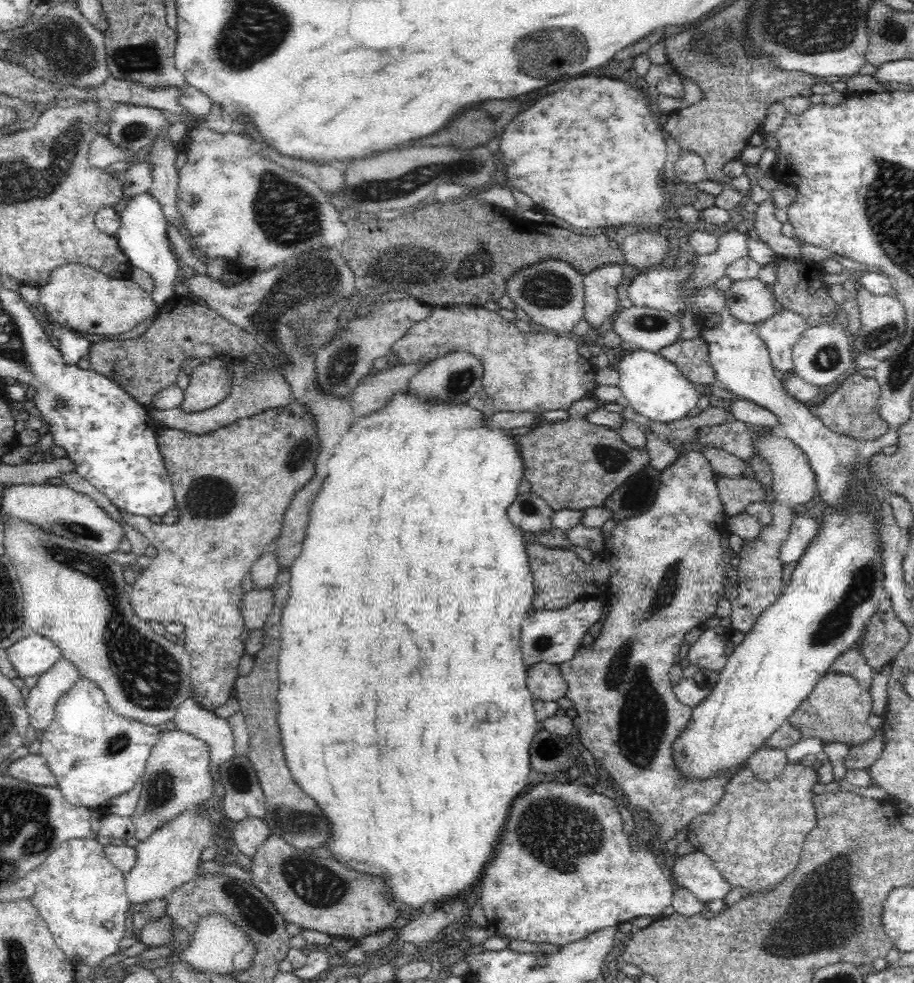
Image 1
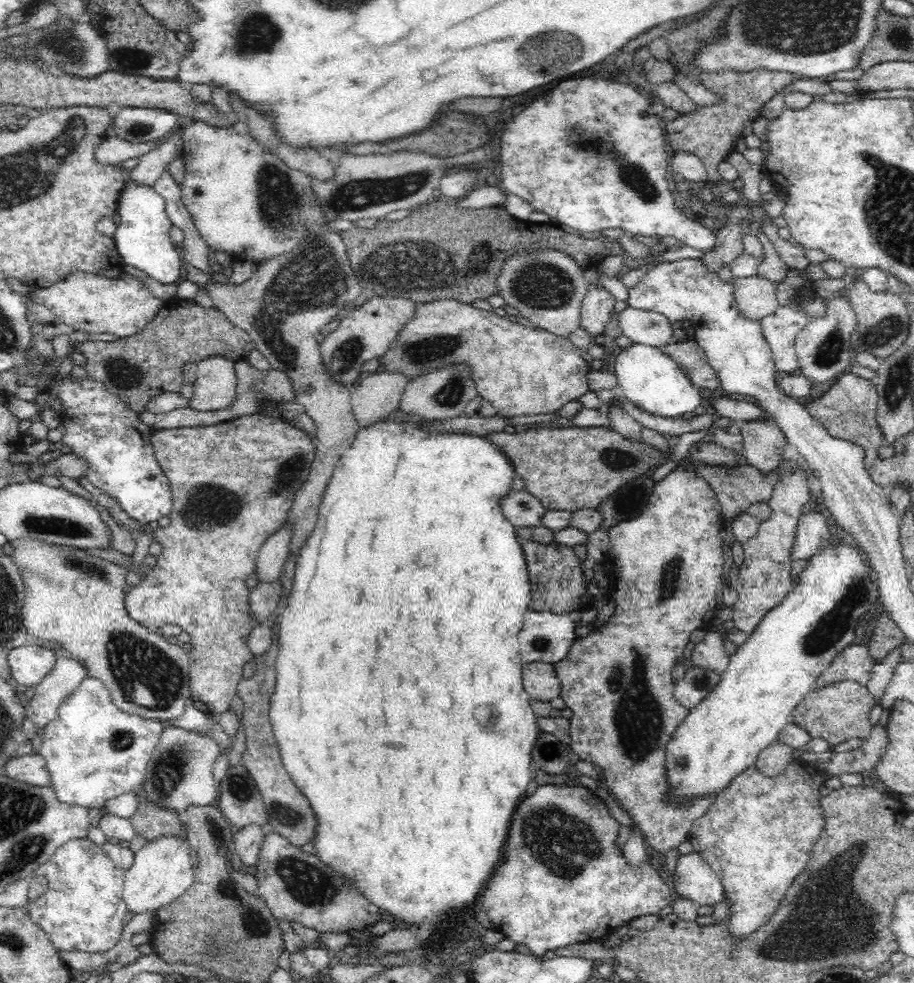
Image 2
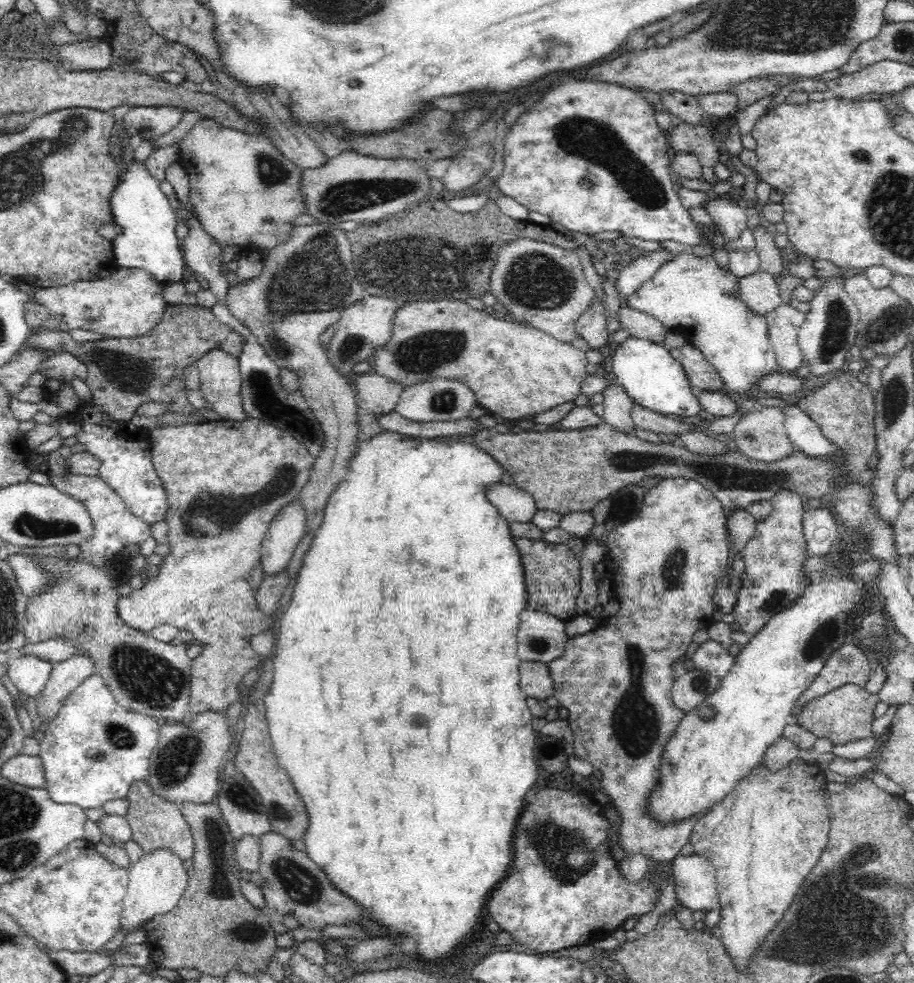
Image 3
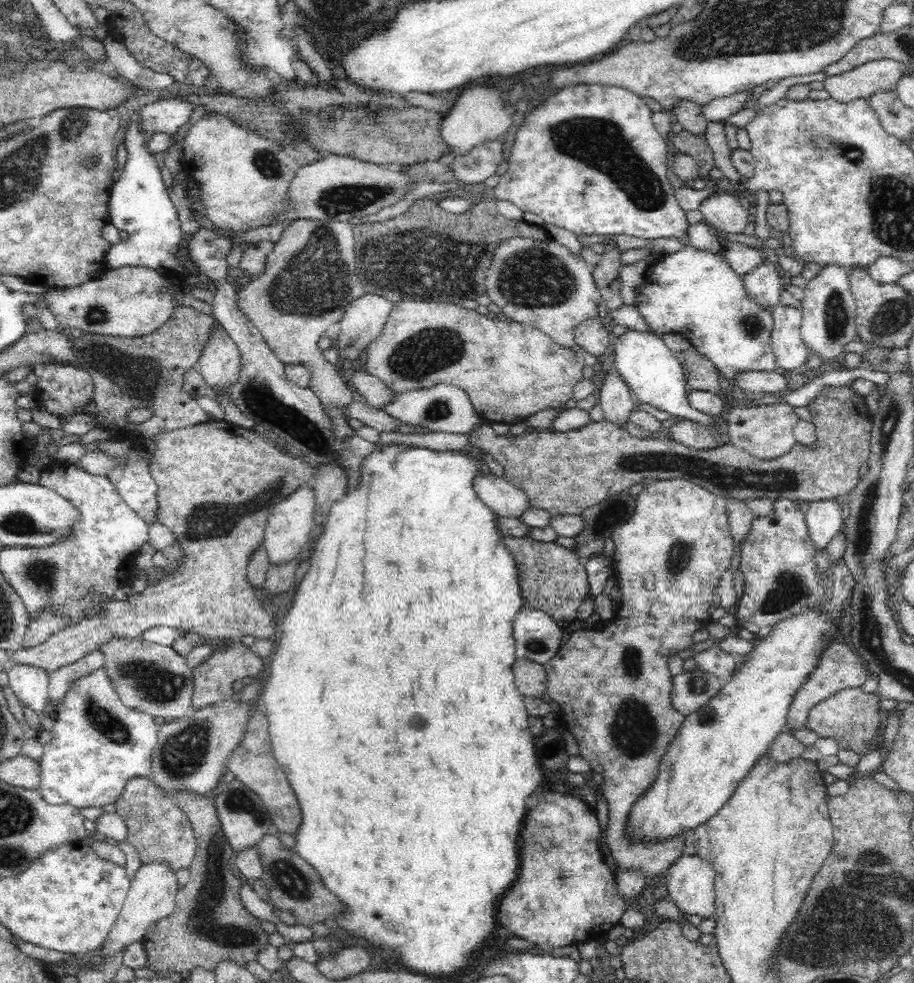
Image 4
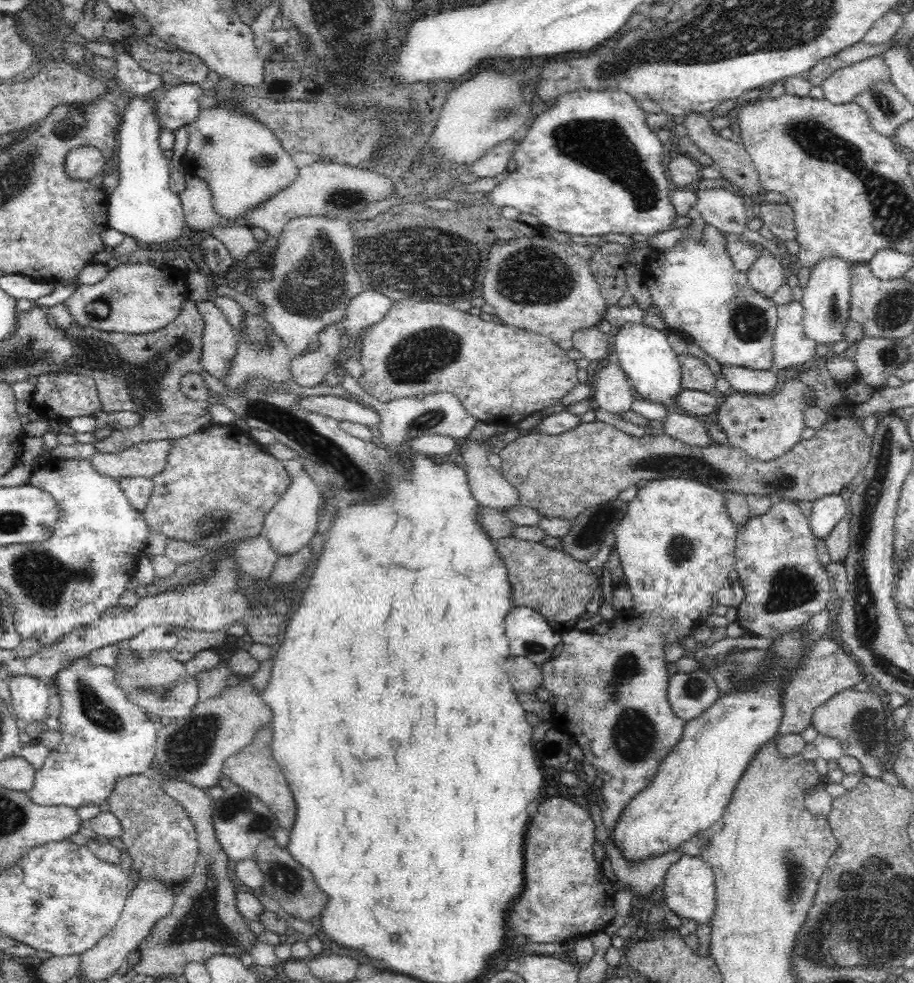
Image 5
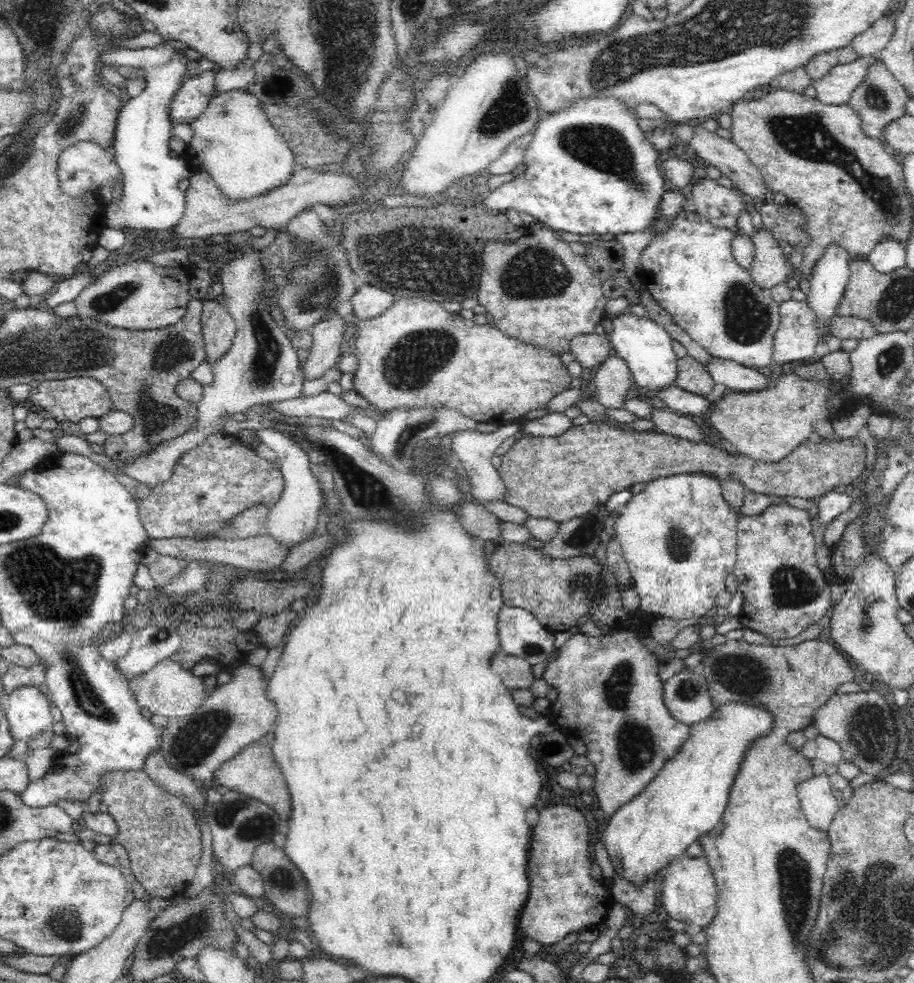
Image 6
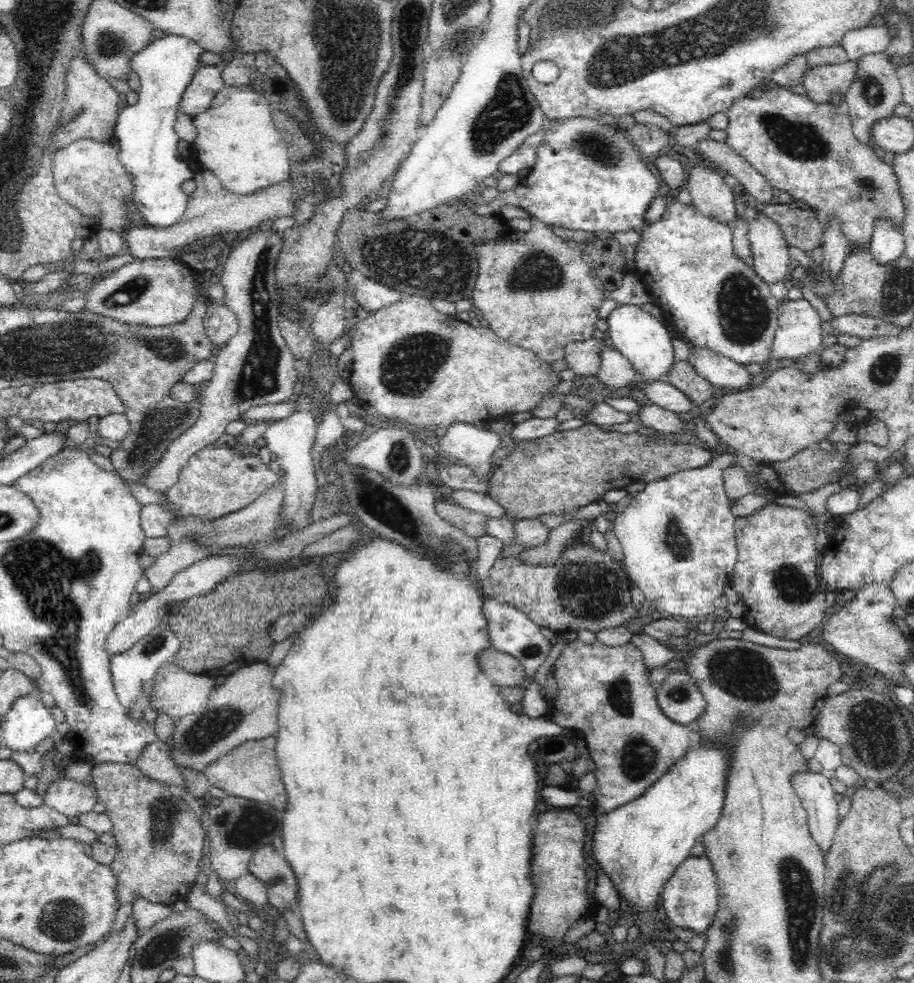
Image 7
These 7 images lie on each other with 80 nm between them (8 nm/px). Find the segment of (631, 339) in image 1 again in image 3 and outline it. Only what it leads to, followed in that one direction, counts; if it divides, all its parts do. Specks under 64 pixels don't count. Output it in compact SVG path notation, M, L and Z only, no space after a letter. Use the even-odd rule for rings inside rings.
M628 306L620 307L617 316L621 327L626 328L632 336L656 344L663 343L664 336L667 333L666 329L658 323L658 320L652 319L652 316Z

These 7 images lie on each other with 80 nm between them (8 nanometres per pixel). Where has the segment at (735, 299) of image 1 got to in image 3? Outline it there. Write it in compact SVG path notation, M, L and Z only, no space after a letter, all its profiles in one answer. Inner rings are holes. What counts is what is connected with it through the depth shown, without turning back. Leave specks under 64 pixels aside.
M760 269L739 280L739 296L749 310L762 316L783 303L776 276Z

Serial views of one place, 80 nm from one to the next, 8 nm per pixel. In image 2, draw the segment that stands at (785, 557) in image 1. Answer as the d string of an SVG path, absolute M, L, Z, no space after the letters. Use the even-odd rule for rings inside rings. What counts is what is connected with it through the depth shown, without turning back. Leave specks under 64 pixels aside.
M823 510L802 514L798 521L796 544L789 556L792 560L809 559L827 545L832 536L832 527L828 526L827 520Z

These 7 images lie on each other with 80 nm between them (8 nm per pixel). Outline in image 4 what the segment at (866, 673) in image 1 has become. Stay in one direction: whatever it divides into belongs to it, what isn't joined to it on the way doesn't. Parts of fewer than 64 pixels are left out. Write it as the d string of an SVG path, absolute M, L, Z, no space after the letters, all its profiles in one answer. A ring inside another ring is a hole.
M841 640L826 644L825 651L818 658L817 667L809 674L805 684L794 693L790 708L788 708L784 731L806 728L809 712L814 705L826 700L827 697L832 696L834 693L840 692L840 690L861 687L868 678L867 670L864 670L862 663L858 660L858 656Z

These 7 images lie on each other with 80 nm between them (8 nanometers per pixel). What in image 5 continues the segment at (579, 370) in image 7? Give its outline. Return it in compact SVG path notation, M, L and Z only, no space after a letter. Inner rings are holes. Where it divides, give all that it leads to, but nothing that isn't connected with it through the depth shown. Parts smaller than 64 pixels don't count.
M603 326L576 331L572 337L572 348L576 348L588 362L604 362L611 354L611 337Z

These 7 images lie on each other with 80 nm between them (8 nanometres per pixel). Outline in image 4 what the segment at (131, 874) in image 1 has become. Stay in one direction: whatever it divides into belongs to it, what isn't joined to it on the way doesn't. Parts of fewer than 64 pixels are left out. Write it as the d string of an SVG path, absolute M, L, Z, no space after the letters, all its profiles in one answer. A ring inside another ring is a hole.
M166 861L151 862L138 869L132 878L127 898L112 931L106 935L104 943L98 948L100 949L100 957L103 959L102 964L106 962L106 957L114 957L117 953L121 953L123 956L125 950L130 948L132 944L142 942L150 926L174 912L175 900L179 892L174 874L172 866Z

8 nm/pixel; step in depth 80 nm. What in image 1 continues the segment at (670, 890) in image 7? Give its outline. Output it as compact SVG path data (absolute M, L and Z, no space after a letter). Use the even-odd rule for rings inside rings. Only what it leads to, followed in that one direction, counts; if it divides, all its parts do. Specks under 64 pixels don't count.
M698 850L676 857L673 880L676 888L686 888L703 905L714 900L722 901L731 891L710 857Z

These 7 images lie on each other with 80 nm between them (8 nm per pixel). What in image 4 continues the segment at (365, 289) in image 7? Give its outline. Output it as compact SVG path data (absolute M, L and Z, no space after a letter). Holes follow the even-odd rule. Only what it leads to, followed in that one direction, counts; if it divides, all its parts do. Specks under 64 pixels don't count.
M364 293L351 302L340 319L340 338L336 342L340 356L356 358L378 338L392 310L393 303L383 296Z

